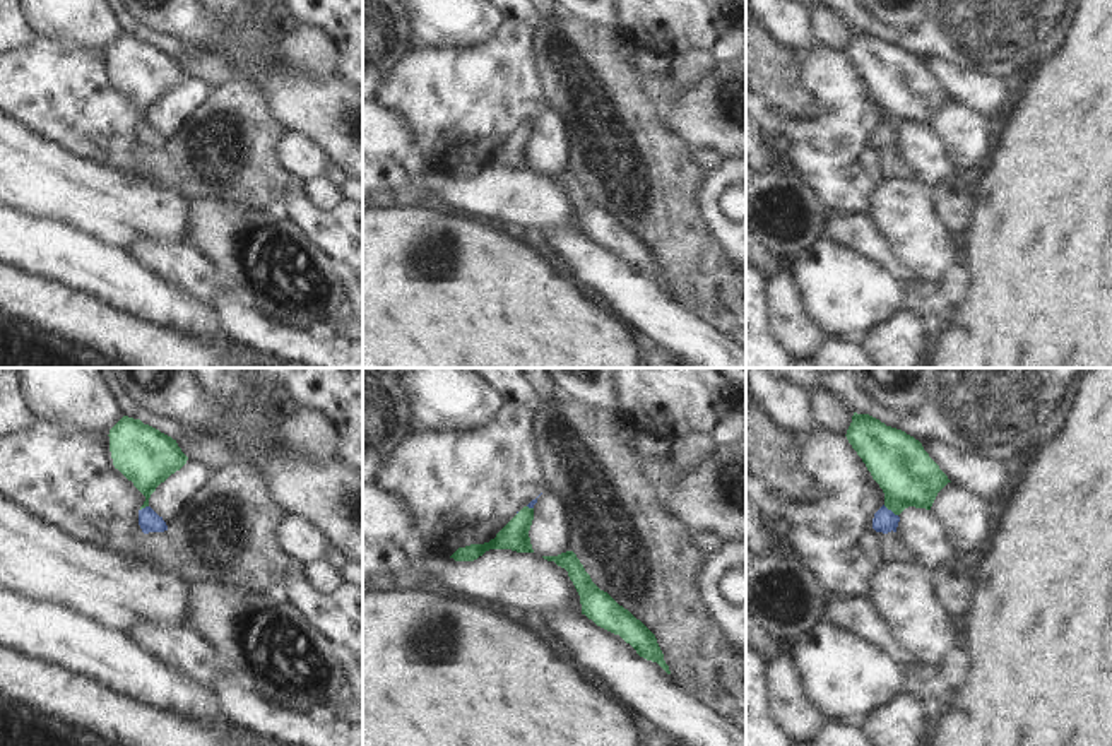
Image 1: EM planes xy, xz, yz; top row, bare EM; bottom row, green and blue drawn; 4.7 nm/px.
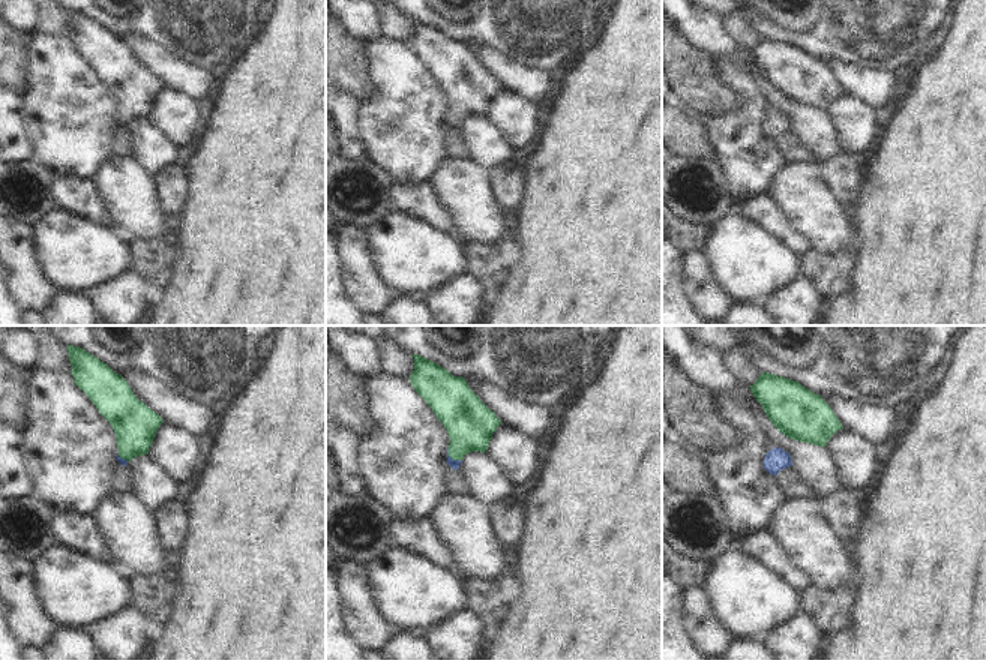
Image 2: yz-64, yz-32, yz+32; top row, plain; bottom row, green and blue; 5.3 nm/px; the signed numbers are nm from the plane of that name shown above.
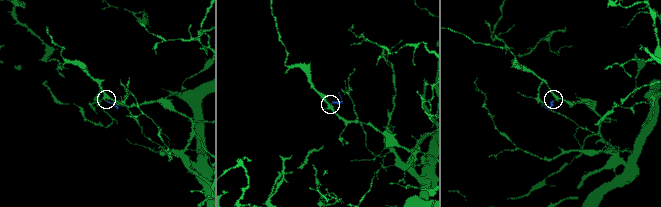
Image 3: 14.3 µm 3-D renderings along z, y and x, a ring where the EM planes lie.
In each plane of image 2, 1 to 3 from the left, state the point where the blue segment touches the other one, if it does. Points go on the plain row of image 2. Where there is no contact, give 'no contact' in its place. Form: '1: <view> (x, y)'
1: yz-64 (123, 122)
2: yz-32 (453, 122)
3: no contact

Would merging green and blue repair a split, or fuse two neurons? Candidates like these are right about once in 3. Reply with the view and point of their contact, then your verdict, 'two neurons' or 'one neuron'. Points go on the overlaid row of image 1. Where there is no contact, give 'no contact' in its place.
yz (890, 509) | one neuron

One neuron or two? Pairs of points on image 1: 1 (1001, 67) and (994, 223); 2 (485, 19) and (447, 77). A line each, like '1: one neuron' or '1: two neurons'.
1: two neurons
2: two neurons

